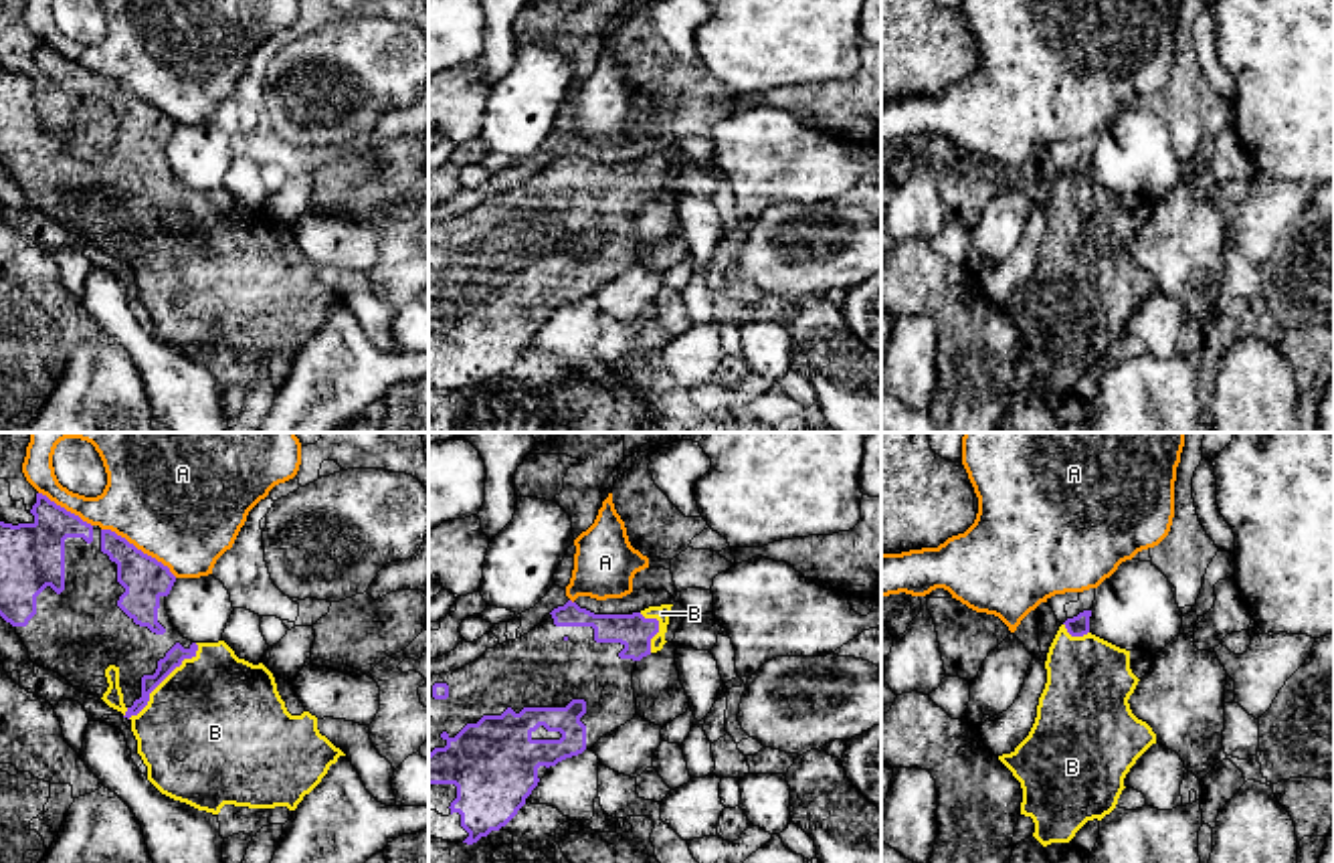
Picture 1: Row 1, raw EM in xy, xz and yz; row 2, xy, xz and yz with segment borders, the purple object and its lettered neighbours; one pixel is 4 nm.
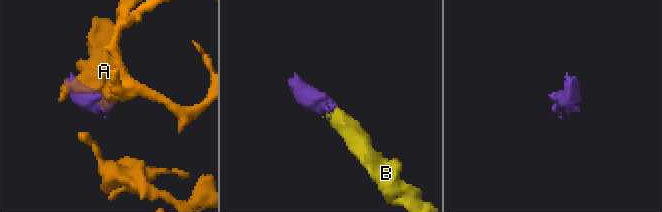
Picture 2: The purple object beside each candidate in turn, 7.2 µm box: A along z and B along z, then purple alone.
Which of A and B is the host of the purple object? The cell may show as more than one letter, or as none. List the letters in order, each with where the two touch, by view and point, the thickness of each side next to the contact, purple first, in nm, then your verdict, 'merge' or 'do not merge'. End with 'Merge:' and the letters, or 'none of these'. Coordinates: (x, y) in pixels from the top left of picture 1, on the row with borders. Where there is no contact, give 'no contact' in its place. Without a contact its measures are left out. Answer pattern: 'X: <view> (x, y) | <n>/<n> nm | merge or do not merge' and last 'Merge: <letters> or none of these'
A: xy (140, 550) | 180/500 nm | do not merge
B: xy (162, 680) | 70/500 nm | merge
Merge: B

